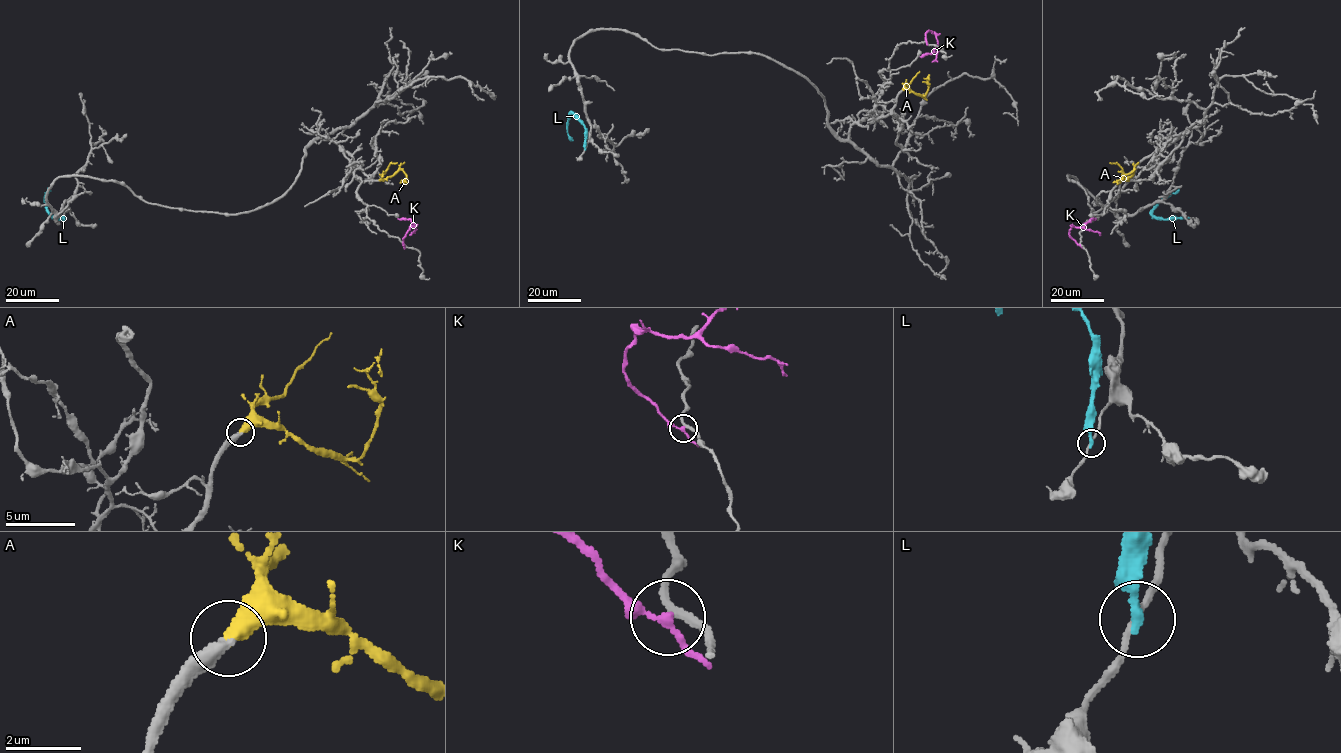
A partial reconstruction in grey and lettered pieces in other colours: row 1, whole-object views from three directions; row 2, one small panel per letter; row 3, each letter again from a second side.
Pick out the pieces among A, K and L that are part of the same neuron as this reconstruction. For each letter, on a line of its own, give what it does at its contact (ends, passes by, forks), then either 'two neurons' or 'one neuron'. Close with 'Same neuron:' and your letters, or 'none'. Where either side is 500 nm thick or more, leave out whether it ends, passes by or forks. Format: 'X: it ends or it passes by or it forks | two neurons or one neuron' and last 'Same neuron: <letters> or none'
A: it ends | one neuron
K: it passes by | two neurons
L: it ends | two neurons
Same neuron: A

